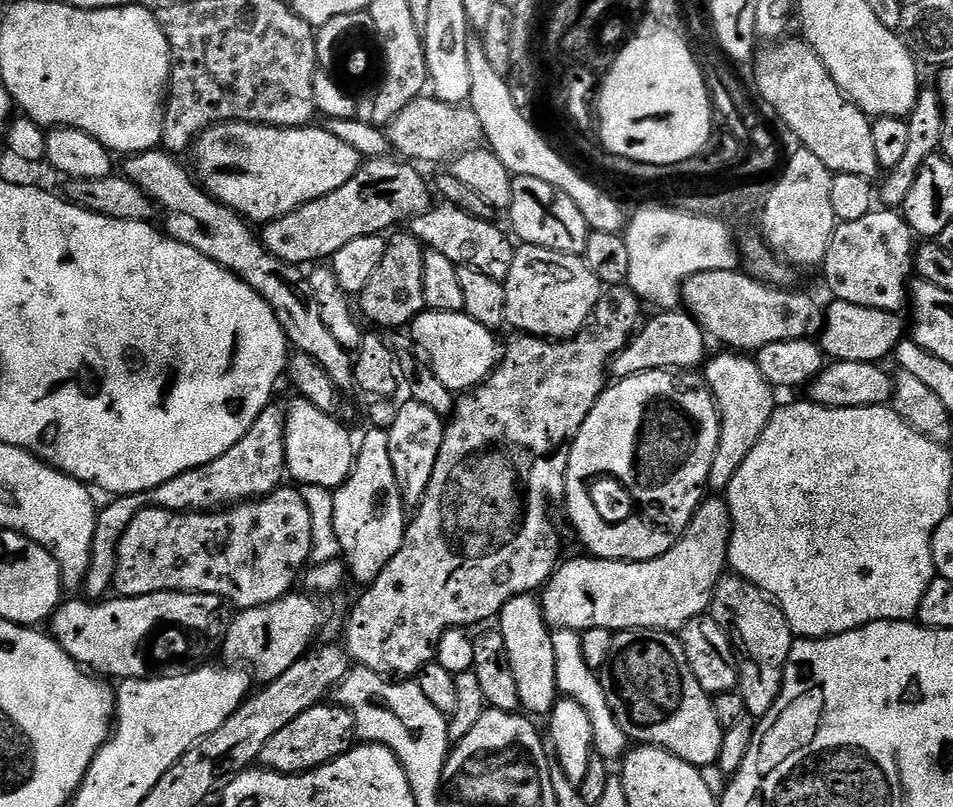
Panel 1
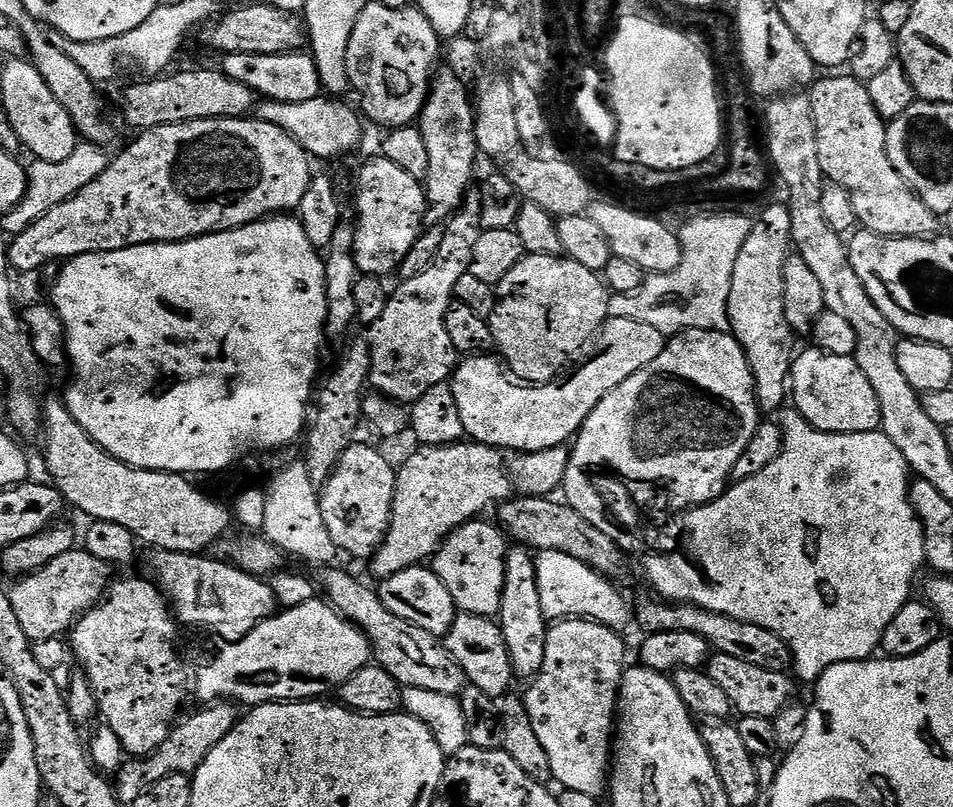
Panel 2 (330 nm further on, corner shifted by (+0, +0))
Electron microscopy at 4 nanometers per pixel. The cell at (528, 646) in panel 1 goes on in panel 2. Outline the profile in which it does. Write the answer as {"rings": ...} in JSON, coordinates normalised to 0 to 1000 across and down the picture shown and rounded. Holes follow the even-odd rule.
{"rings":[[[501,642],[473,659],[453,690],[451,703],[460,711],[468,731],[472,731],[472,741],[476,741],[483,758],[520,766],[525,761],[535,674],[530,660],[516,649],[511,649],[508,642]]]}

